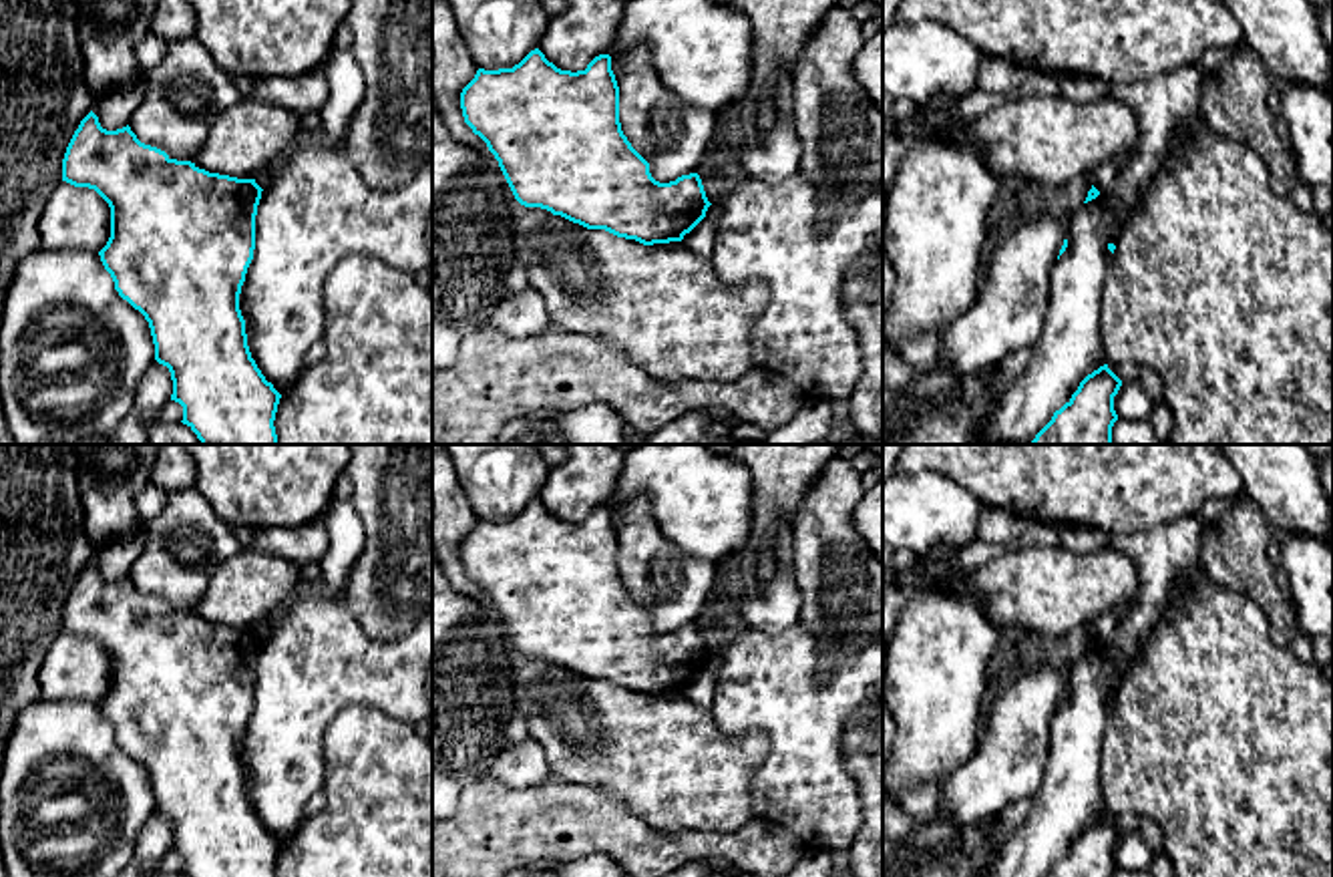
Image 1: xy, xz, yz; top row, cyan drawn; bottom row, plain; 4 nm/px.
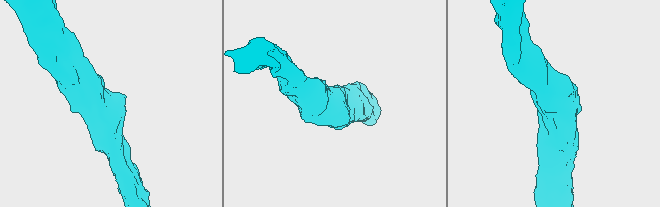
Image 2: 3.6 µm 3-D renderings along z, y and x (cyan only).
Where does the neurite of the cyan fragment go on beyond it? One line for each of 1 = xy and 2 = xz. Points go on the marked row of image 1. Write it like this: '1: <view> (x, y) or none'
1: none
2: none

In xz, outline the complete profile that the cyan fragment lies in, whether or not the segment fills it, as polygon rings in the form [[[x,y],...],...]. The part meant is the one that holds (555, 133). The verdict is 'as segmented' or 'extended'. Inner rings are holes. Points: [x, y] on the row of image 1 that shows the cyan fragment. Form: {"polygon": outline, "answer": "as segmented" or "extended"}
{"polygon": [[[535,48],[513,68],[479,68],[460,93],[464,123],[479,135],[499,161],[499,167],[525,207],[541,207],[587,229],[605,229],[617,237],[643,245],[682,241],[712,205],[698,173],[659,183],[649,163],[631,147],[619,123],[619,86],[611,70],[611,56],[595,56],[585,70],[561,70]]], "answer": "as segmented"}

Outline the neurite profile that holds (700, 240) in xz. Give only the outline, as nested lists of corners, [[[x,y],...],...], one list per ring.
[[[702,219],[682,241],[698,257],[710,259],[716,247],[716,227],[708,219]]]

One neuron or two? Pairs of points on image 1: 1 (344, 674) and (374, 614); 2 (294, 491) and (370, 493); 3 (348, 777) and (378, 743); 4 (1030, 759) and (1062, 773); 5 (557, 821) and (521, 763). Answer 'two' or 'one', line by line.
1: two
2: two
3: one
4: two
5: two

